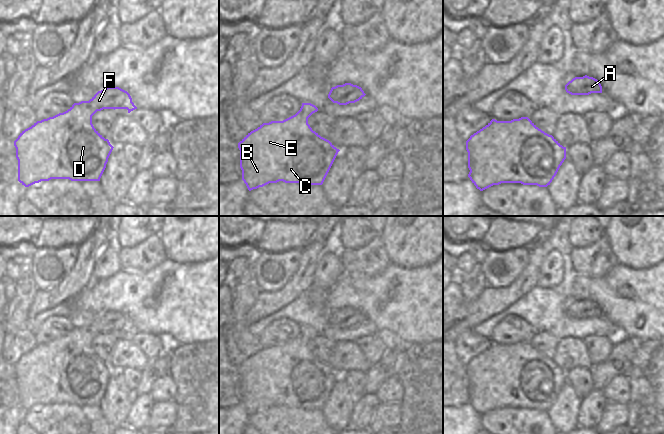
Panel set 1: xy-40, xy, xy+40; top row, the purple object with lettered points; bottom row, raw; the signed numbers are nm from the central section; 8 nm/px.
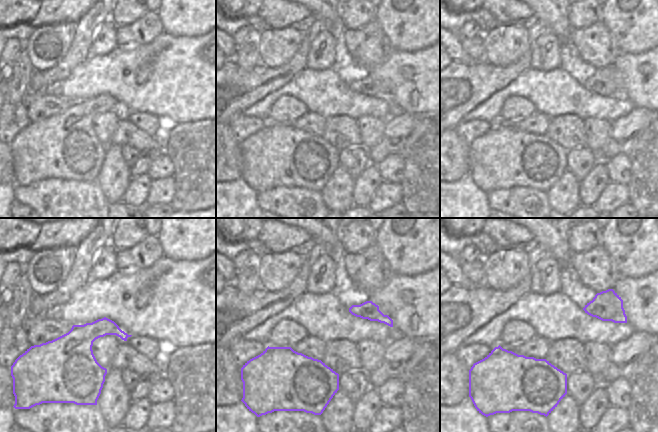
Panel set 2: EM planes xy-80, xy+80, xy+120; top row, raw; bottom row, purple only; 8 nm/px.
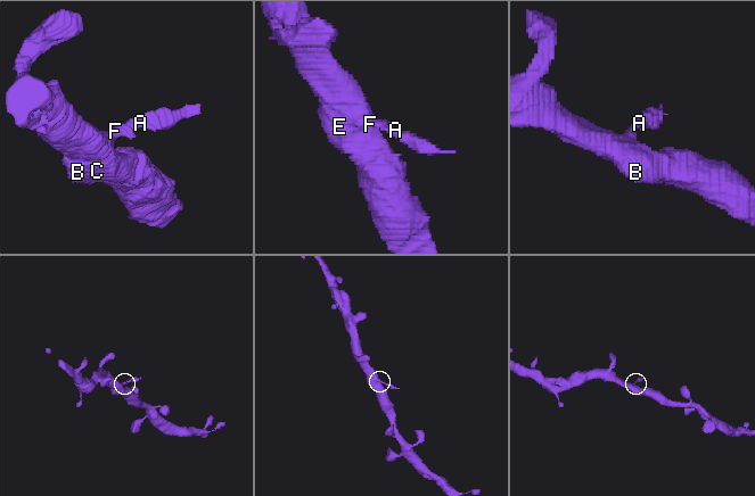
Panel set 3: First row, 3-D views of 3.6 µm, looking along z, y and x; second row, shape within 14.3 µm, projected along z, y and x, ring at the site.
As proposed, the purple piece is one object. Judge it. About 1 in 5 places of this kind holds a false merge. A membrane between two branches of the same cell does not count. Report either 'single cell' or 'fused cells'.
single cell

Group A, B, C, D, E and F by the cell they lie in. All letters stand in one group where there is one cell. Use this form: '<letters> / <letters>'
A B C D E F

